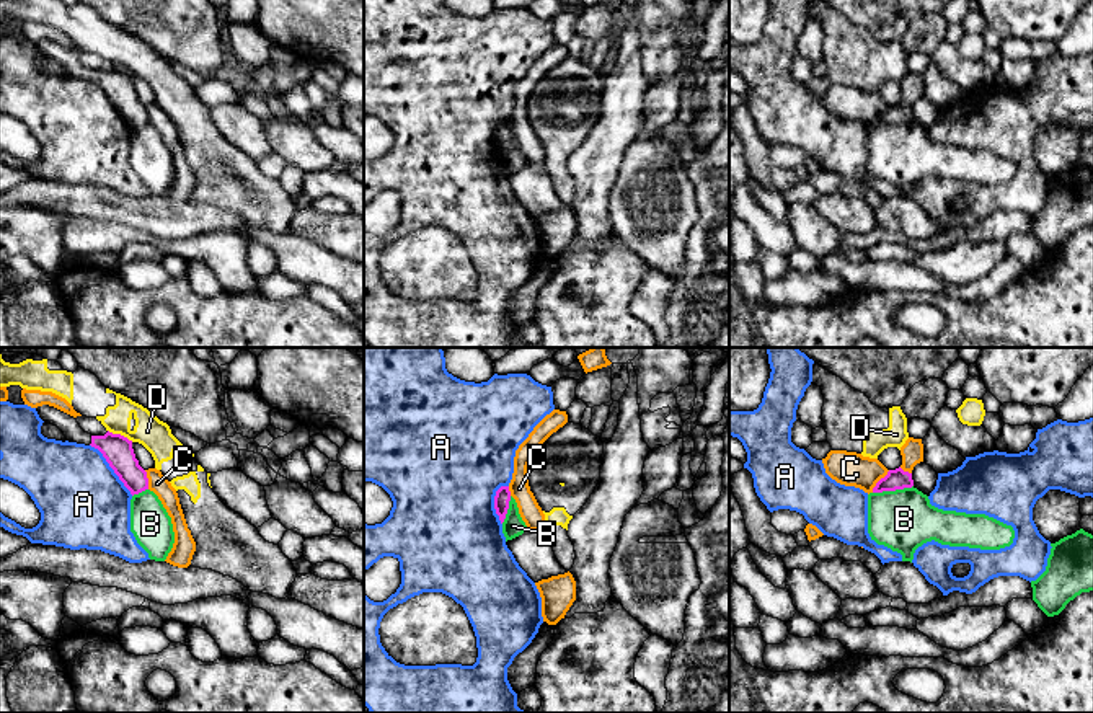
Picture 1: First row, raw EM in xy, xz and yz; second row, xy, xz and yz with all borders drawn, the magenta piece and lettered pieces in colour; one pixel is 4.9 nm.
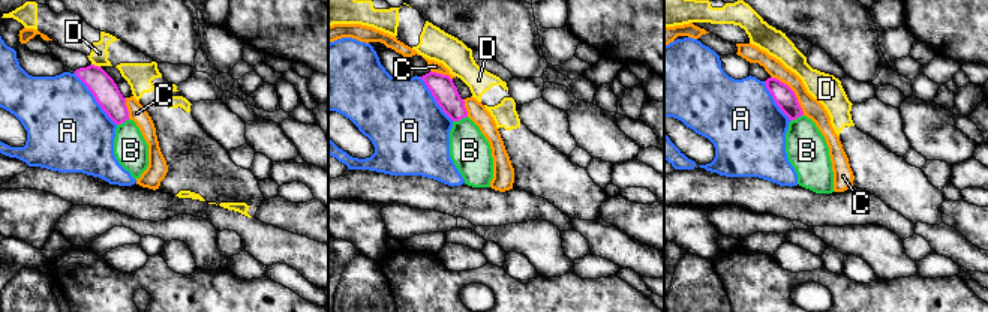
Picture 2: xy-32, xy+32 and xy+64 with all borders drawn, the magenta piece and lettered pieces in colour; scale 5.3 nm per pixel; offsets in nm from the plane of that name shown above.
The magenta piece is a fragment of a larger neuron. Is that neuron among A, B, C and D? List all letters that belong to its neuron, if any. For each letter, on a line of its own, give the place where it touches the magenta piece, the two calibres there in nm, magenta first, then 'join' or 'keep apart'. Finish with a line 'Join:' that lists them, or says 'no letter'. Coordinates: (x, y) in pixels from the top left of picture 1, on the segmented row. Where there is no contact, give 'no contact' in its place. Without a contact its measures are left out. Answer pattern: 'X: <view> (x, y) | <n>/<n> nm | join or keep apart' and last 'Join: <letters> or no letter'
A: xy (111, 467) | 150/440 nm | keep apart
B: yz (893, 490) | 100/300 nm | keep apart
C: yz (878, 482) | 100/170 nm | keep apart
D: xy (119, 434) | 150/160 nm | keep apart
Join: no letter

